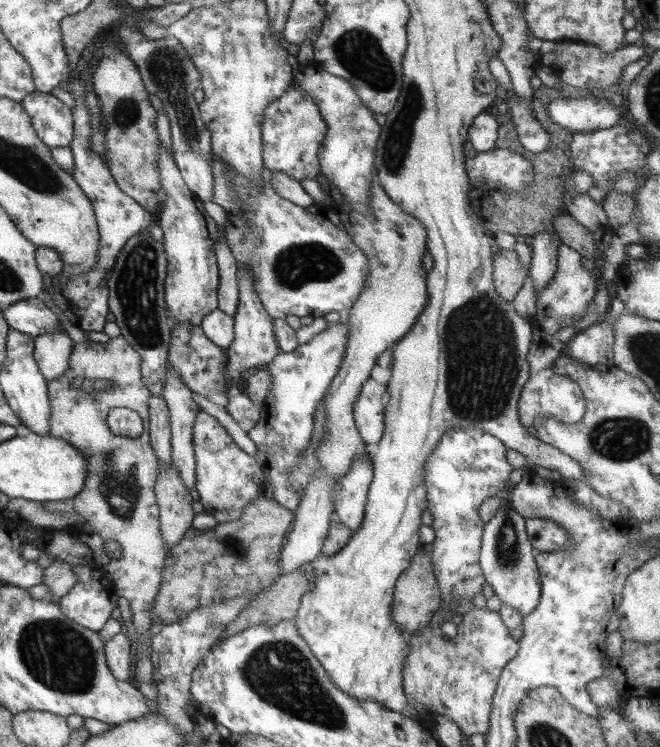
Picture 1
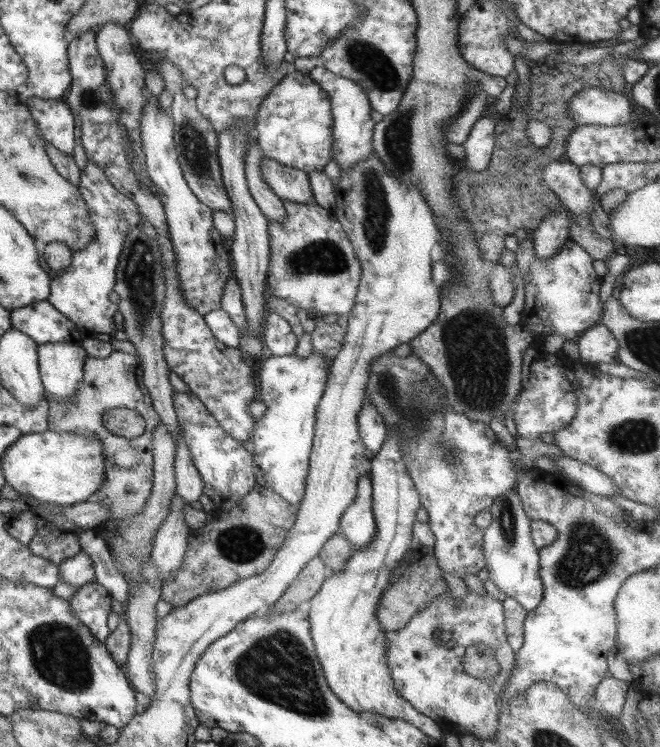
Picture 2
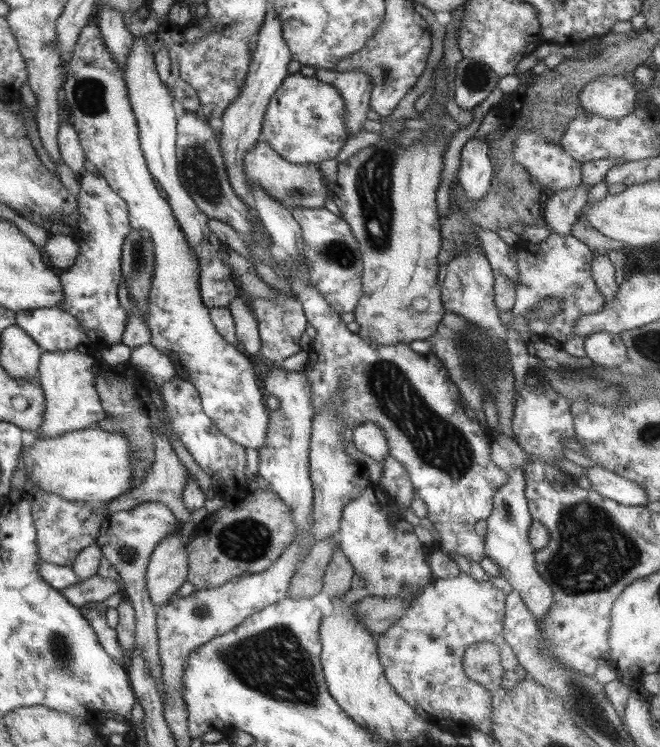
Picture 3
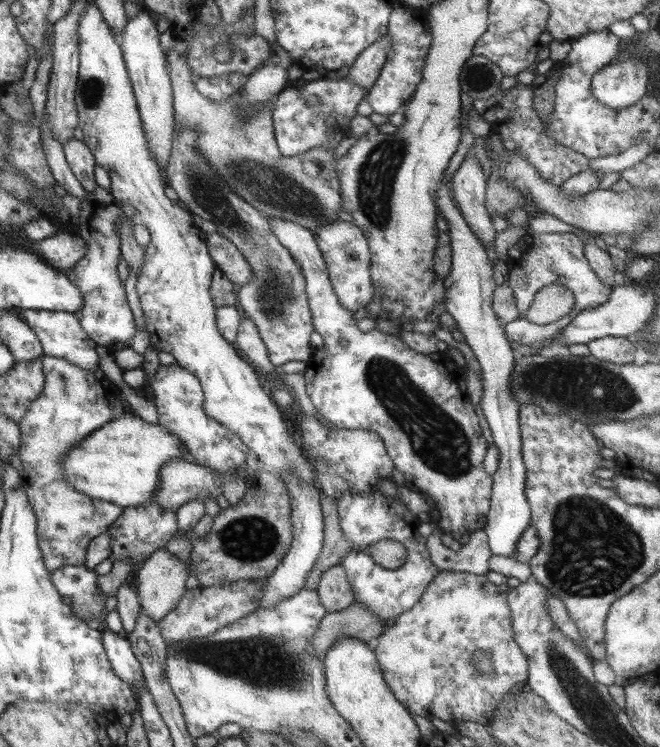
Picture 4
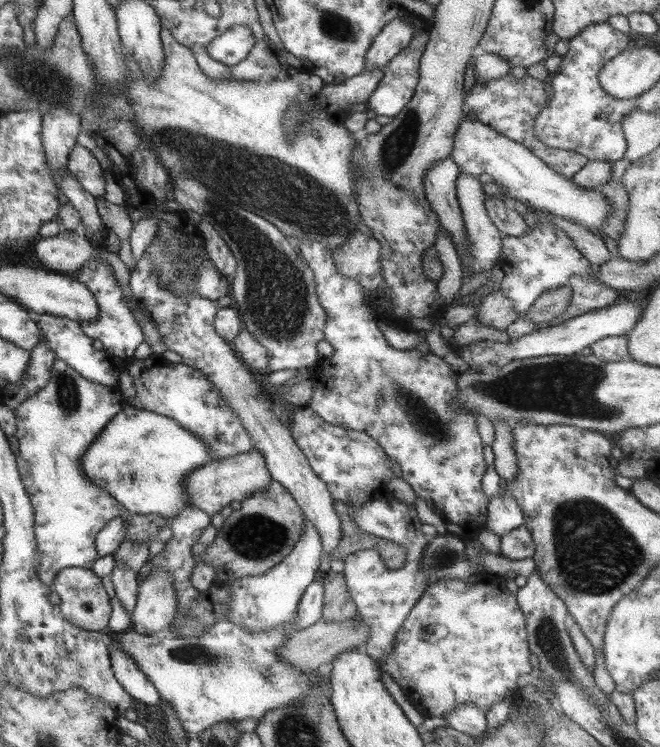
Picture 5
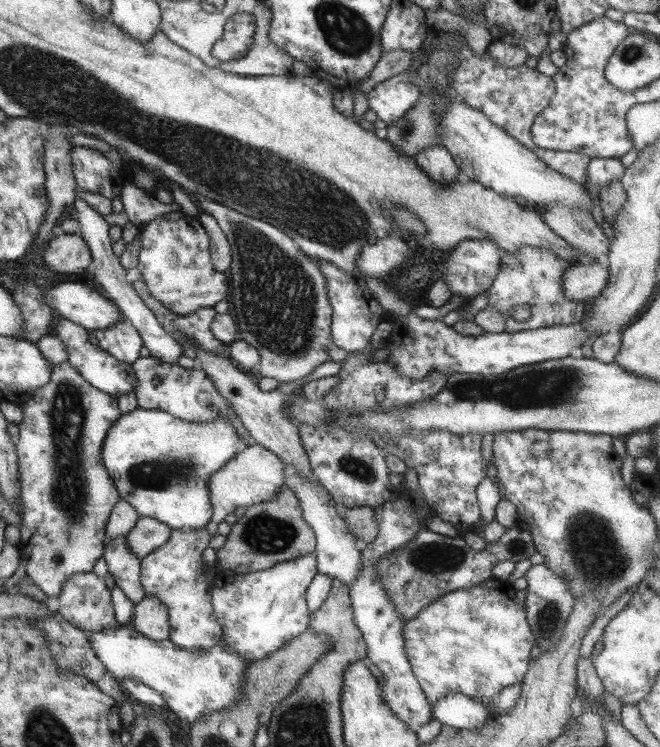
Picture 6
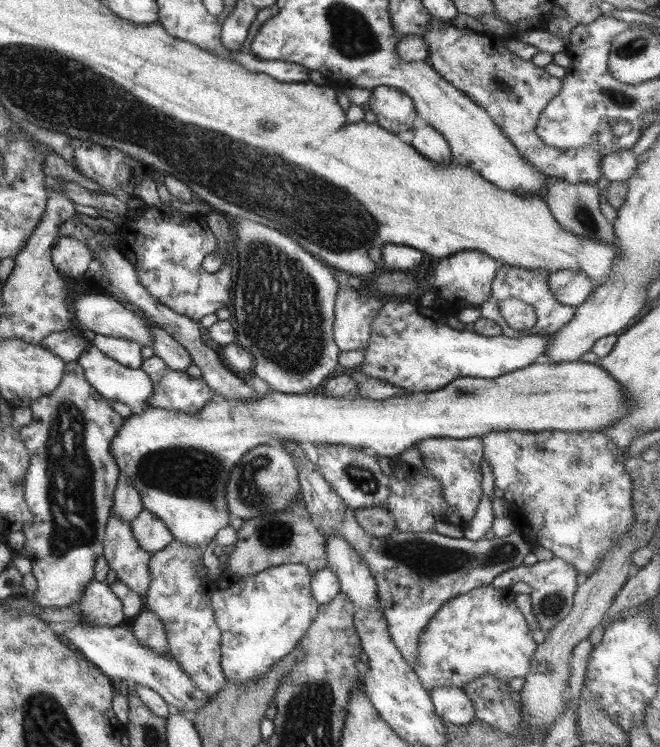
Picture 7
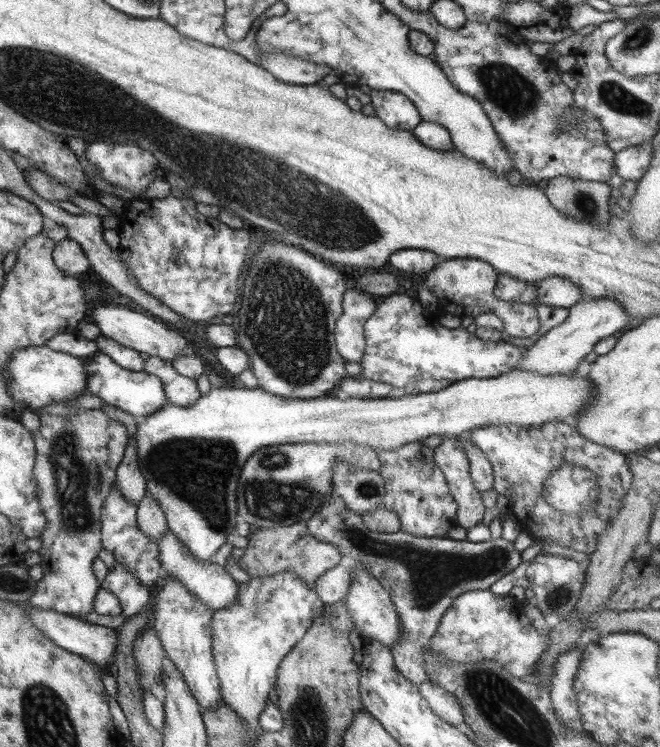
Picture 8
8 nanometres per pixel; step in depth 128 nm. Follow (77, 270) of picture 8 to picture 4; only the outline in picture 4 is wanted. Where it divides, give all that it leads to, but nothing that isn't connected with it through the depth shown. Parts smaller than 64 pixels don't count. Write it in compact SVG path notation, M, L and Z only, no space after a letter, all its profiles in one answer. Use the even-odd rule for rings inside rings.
M58 230L55 235L38 241L37 254L55 269L68 270L78 264L86 254L86 242L80 235Z

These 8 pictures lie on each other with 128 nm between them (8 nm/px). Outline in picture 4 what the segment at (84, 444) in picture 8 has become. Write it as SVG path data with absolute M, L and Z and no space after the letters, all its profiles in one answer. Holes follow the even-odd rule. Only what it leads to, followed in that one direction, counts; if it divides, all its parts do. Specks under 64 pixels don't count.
M43 355L44 388L41 395L28 407L28 414L18 422L21 430L18 456L22 460L22 489L26 491L32 510L37 516L38 545L48 573L62 566L85 566L89 542L107 531L107 528L122 514L123 507L116 506L102 499L94 499L70 487L62 473L62 456L68 454L82 438L86 438L112 420L111 394L106 395L102 386L101 375L78 368L76 364L65 358Z

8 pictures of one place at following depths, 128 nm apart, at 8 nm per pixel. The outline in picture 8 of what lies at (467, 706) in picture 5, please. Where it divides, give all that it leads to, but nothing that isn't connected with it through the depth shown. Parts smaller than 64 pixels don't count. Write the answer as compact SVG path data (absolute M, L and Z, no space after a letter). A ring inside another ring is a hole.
M429 681L422 682L417 688L438 718L442 718L444 722L455 727L457 725L463 727L464 710L460 706L458 698Z

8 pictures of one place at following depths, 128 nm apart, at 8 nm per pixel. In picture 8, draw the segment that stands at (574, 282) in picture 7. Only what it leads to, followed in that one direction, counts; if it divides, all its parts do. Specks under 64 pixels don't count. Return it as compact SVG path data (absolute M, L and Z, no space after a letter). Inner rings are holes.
M552 276L538 282L538 302L570 309L582 300L583 291L566 278Z

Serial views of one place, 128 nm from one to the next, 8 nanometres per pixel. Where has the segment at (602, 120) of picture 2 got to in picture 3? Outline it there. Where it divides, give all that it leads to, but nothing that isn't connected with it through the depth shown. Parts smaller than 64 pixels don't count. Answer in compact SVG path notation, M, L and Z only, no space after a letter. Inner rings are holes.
M602 76L579 92L580 107L606 119L619 119L637 109L634 79L630 76Z

